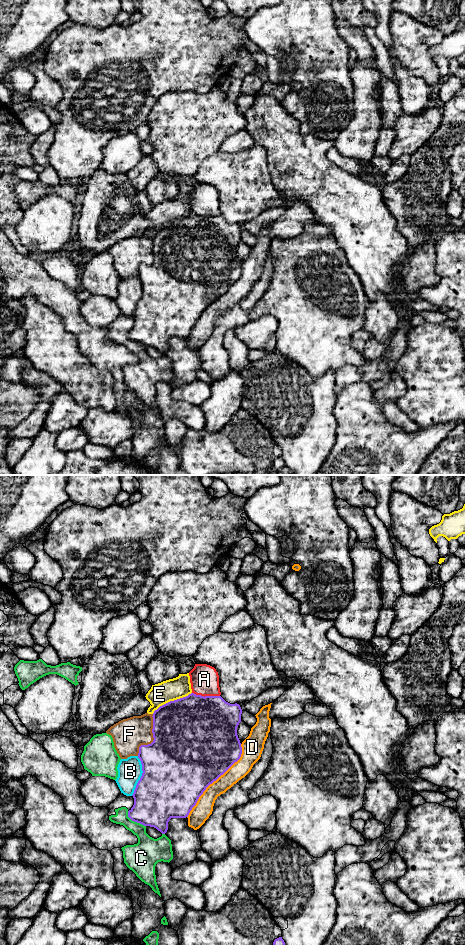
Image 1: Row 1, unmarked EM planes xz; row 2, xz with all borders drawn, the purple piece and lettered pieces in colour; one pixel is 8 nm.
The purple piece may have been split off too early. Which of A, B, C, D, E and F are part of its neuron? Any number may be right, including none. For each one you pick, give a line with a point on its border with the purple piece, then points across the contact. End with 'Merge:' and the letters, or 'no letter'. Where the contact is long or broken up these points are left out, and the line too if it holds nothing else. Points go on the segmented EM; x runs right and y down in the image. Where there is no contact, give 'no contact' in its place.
Merge: no letter

